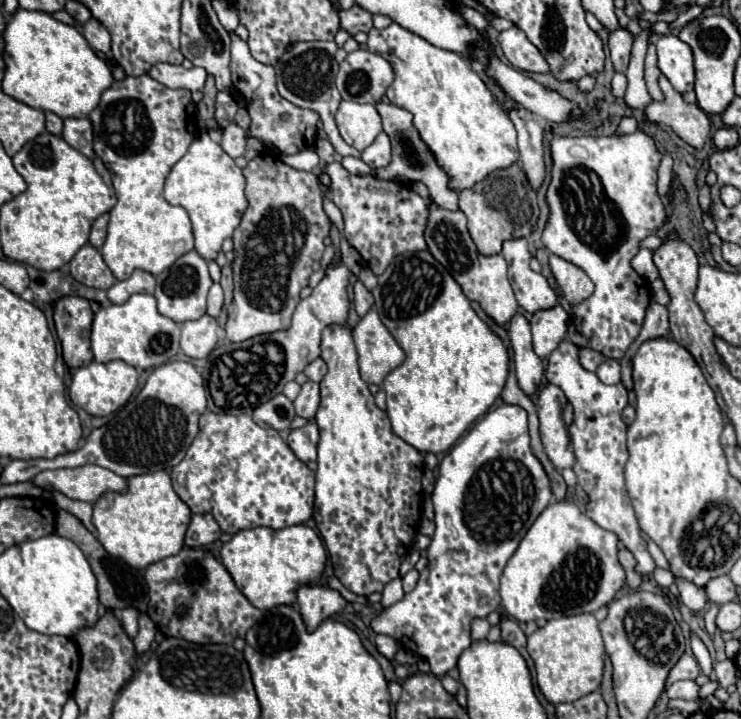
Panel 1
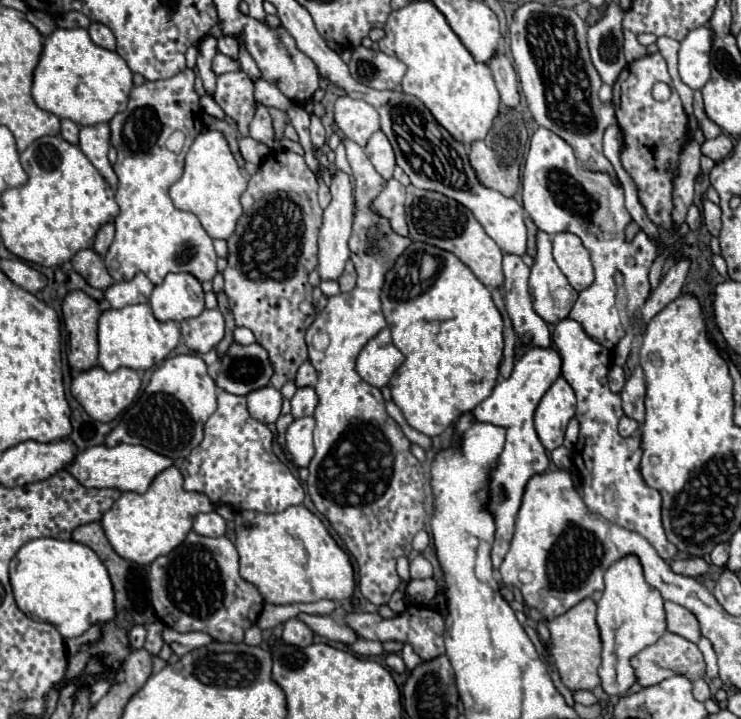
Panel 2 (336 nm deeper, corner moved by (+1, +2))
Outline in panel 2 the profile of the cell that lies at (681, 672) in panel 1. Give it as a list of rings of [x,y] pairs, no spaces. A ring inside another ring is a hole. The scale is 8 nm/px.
[[[665,633],[657,643],[645,647],[635,657],[631,657],[631,667],[635,669],[635,677],[637,677],[637,683],[641,687],[649,687],[649,685],[661,683],[671,673],[683,675],[689,681],[701,679],[705,675],[705,661],[703,661],[703,655],[701,655],[699,647],[695,643],[691,643],[691,641],[687,641],[685,637],[675,635],[675,633]]]

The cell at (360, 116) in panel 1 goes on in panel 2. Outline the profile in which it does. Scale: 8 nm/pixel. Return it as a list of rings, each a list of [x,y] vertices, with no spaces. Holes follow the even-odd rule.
[[[341,95],[335,101],[335,123],[347,139],[359,143],[361,147],[365,147],[369,137],[379,131],[377,111],[369,103],[349,95]]]

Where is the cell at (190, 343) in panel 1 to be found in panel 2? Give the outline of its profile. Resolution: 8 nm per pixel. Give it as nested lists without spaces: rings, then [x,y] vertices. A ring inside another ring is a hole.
[[[205,309],[193,319],[181,323],[181,335],[185,345],[197,353],[207,353],[223,339],[225,321],[219,309]]]

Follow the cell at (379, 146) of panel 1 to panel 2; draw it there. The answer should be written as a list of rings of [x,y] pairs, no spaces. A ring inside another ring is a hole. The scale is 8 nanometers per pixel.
[[[377,131],[369,143],[365,145],[365,153],[371,159],[371,163],[375,165],[375,169],[385,177],[391,179],[393,177],[393,169],[395,169],[395,153],[393,147],[389,143],[389,139],[385,137],[383,131]]]

